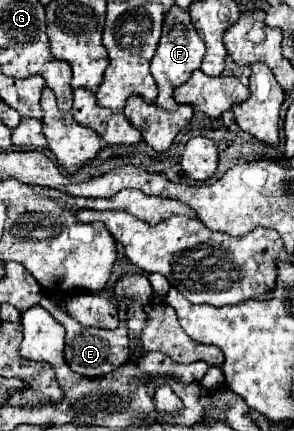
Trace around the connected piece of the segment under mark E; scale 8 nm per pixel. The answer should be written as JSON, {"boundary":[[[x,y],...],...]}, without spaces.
{"boundary":[[[44,296],[40,302],[42,308],[46,308],[64,328],[66,328],[66,346],[64,346],[64,360],[66,364],[80,376],[86,378],[98,378],[104,376],[108,372],[112,372],[114,368],[122,366],[128,356],[130,356],[130,346],[128,346],[128,326],[126,326],[126,312],[124,312],[124,304],[120,304],[120,326],[116,330],[102,330],[102,328],[86,328],[82,324],[78,324],[72,316],[68,316],[64,304],[60,304],[58,300],[52,300],[50,296]]]}

